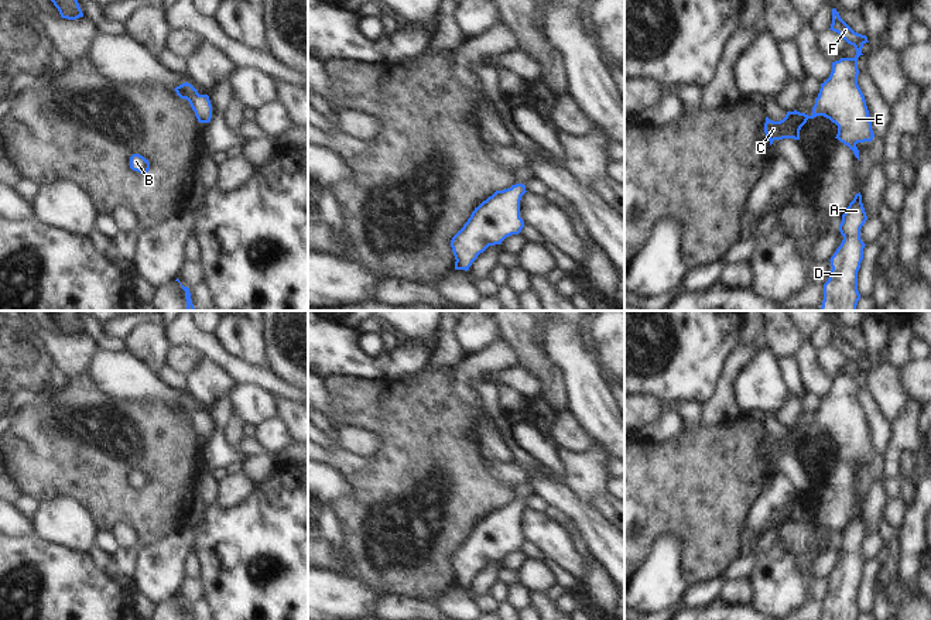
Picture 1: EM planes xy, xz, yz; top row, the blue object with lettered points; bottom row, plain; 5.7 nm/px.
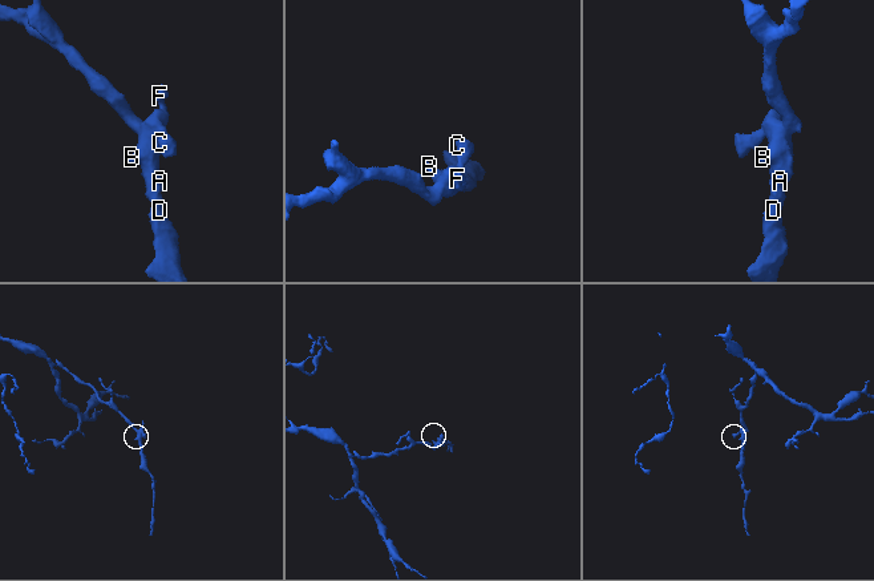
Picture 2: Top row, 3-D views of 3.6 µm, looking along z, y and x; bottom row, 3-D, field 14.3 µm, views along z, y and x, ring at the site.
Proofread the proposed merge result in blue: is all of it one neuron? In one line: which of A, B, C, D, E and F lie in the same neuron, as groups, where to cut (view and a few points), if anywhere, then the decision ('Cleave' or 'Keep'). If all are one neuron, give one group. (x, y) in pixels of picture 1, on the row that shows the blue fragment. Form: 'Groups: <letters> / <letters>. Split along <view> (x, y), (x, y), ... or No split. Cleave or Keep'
Groups: A B C D E F. No split. Keep

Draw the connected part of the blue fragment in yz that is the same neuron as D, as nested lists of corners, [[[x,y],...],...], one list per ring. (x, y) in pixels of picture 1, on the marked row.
[[[860,192],[842,215],[839,232],[843,236],[841,246],[831,257],[831,275],[824,284],[824,301],[819,311],[858,311],[860,299],[858,291],[858,271],[863,260],[865,243],[860,229],[867,220]]]

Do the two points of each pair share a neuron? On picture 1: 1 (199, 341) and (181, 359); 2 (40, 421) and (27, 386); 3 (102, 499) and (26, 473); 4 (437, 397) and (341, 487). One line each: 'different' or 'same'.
1: different
2: different
3: same
4: different

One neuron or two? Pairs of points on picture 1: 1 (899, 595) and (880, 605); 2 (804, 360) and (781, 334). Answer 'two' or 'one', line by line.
1: one
2: two

